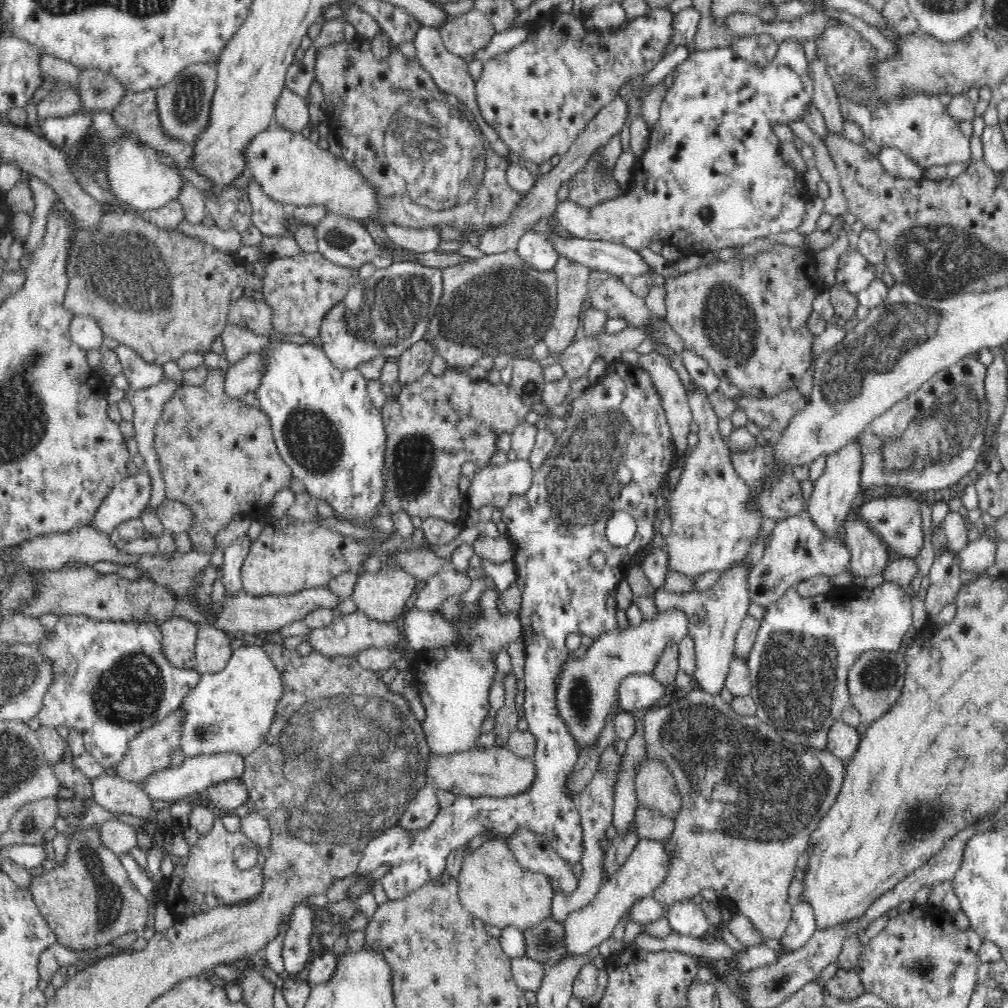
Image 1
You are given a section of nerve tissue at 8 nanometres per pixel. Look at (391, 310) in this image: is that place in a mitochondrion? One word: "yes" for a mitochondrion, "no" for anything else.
yes

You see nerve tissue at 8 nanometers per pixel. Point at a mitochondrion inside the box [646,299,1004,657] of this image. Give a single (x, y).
(950, 426)

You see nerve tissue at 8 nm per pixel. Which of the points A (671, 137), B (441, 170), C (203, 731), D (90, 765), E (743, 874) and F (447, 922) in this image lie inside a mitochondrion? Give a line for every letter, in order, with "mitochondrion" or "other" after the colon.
A: other
B: mitochondrion
C: mitochondrion
D: other
E: other
F: other

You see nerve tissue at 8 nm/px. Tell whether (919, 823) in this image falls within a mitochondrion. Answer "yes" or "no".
yes

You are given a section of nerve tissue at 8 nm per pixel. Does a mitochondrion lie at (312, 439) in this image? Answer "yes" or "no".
yes

